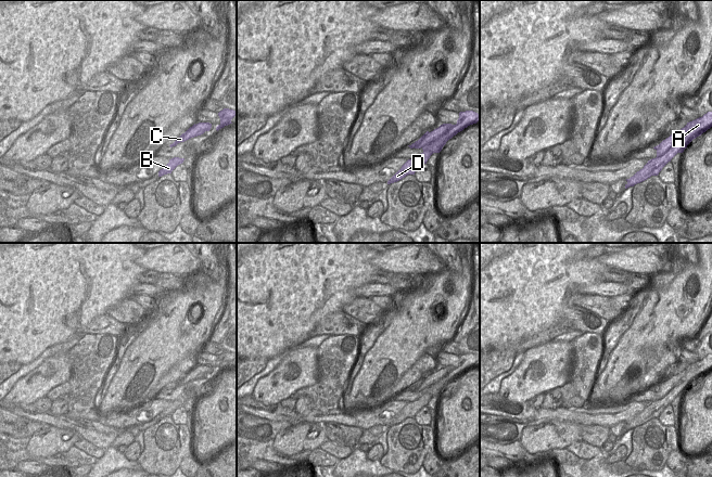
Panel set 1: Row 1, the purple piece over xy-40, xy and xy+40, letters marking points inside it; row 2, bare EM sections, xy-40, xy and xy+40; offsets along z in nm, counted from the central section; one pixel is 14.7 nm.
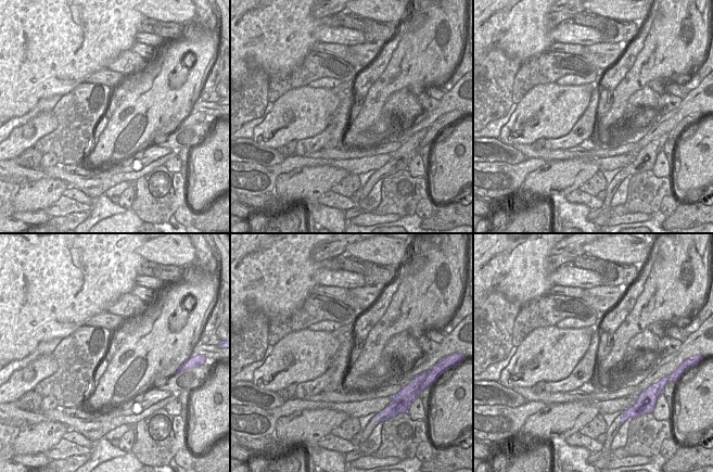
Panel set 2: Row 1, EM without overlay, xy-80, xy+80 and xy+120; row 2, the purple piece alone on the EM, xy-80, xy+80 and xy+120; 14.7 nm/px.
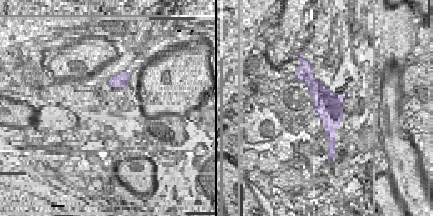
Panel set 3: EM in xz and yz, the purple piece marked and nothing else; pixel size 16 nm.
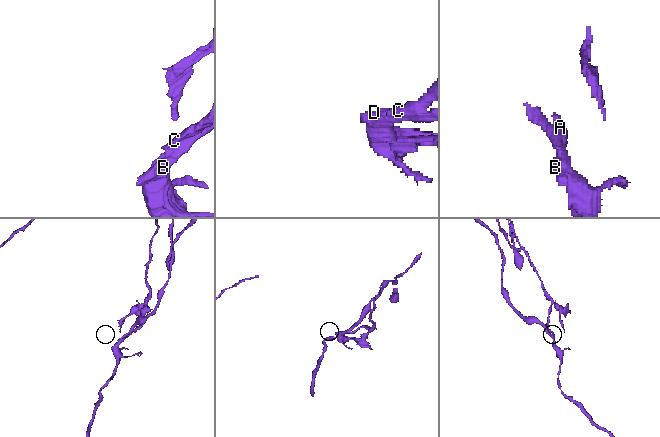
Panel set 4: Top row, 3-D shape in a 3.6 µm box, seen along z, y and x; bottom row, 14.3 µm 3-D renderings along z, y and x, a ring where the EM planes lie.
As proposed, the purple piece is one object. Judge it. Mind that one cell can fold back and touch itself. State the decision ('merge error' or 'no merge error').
merge error

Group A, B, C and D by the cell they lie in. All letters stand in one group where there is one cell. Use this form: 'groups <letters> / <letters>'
groups A B D / C

